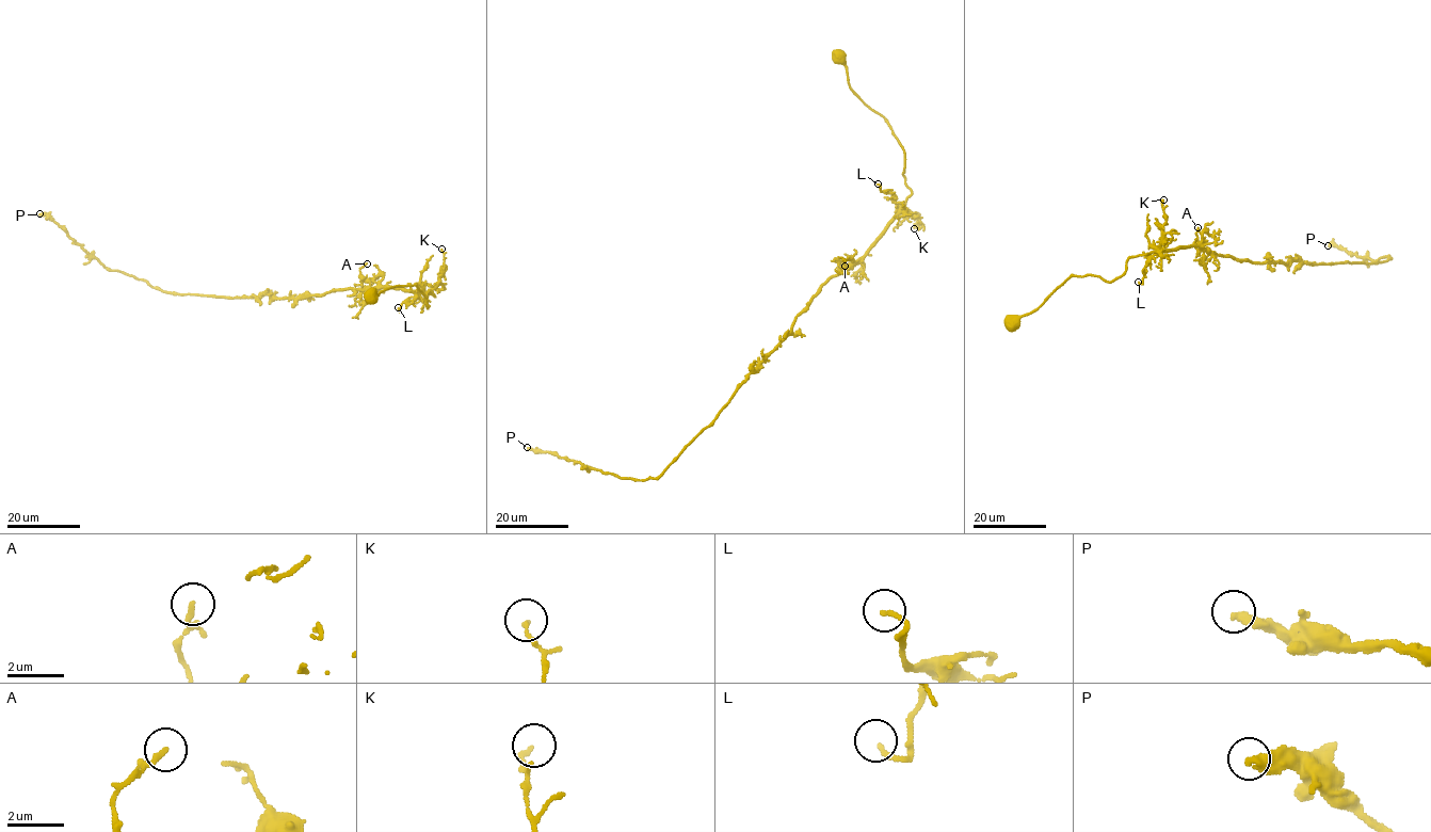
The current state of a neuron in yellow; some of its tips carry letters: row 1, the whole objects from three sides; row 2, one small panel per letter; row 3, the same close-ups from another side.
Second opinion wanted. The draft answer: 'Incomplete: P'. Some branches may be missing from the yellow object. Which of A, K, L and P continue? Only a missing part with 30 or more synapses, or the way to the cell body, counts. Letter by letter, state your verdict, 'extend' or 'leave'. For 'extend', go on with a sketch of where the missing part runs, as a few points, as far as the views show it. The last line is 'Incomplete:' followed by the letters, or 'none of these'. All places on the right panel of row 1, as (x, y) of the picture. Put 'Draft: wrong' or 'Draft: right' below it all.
A: leave
K: leave
L: leave
P: leave
Incomplete: none of these
Draft: wrong

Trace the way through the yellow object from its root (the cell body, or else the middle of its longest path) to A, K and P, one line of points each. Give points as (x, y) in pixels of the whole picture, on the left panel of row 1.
A: (372, 299), (395, 286), (415, 284), (427, 308), (427, 293), (434, 294), (365, 288), (359, 270), (367, 264)
K: (372, 299), (395, 286), (415, 284), (428, 308), (427, 293), (434, 294), (425, 292), (444, 272), (441, 249)
P: (372, 299), (415, 284), (427, 308), (434, 294), (381, 286), (298, 300), (174, 294), (106, 269), (39, 213)

